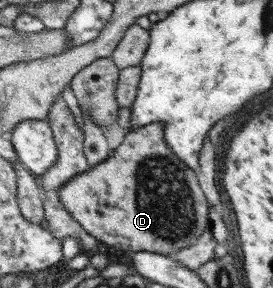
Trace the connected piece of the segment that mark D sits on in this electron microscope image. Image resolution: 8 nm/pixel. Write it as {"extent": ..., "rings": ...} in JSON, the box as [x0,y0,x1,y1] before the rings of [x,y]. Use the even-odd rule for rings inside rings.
{"extent":[59,122,209,256],"rings":[[[154,122],[130,130],[111,157],[59,187],[62,207],[101,243],[126,251],[149,251],[168,256],[170,251],[180,251],[196,243],[199,235],[209,229],[206,197],[198,187],[196,173],[166,145],[164,126],[162,122]]]}

